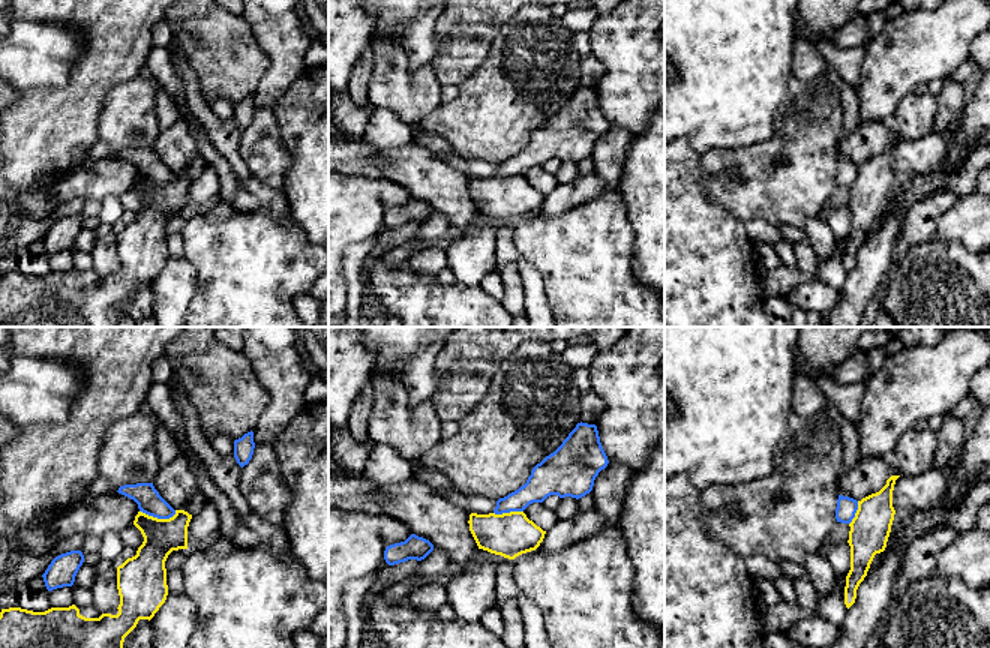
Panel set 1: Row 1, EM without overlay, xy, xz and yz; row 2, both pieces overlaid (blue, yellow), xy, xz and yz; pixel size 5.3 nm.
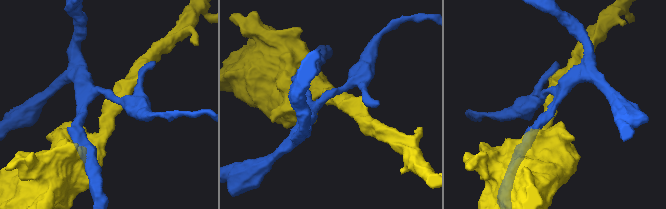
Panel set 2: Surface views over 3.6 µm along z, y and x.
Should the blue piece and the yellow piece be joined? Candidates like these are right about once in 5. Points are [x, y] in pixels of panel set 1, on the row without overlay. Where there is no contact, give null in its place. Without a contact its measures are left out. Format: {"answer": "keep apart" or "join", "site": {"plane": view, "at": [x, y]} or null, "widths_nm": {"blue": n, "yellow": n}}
{"answer": "keep apart", "site": {"plane": "xy", "at": [158, 182]}, "widths_nm": {"blue": 130, "yellow": 190}}

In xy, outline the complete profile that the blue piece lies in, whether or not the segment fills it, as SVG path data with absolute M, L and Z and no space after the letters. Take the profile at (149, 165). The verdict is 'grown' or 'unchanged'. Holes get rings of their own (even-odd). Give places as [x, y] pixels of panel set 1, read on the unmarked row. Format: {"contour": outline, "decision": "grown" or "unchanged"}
{"contour": "M153 147L124 148L117 156L134 164L140 176L148 180L170 183L176 178L176 174L159 159Z", "decision": "unchanged"}

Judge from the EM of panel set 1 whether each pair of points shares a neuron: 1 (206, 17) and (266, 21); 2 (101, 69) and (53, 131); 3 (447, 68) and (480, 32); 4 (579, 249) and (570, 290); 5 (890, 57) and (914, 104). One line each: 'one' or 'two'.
1: two
2: one
3: one
4: one
5: two

